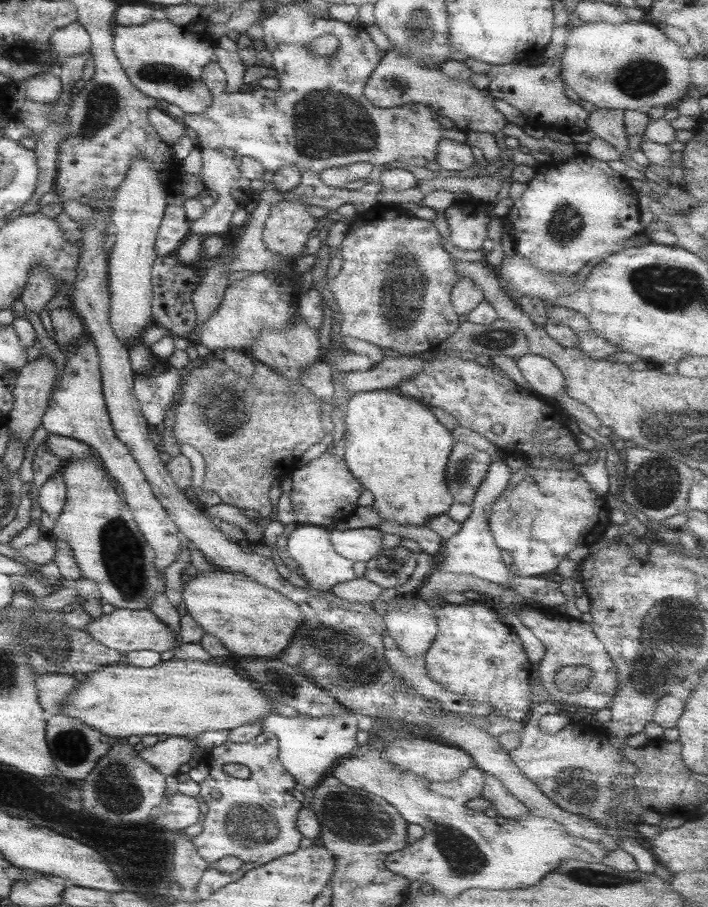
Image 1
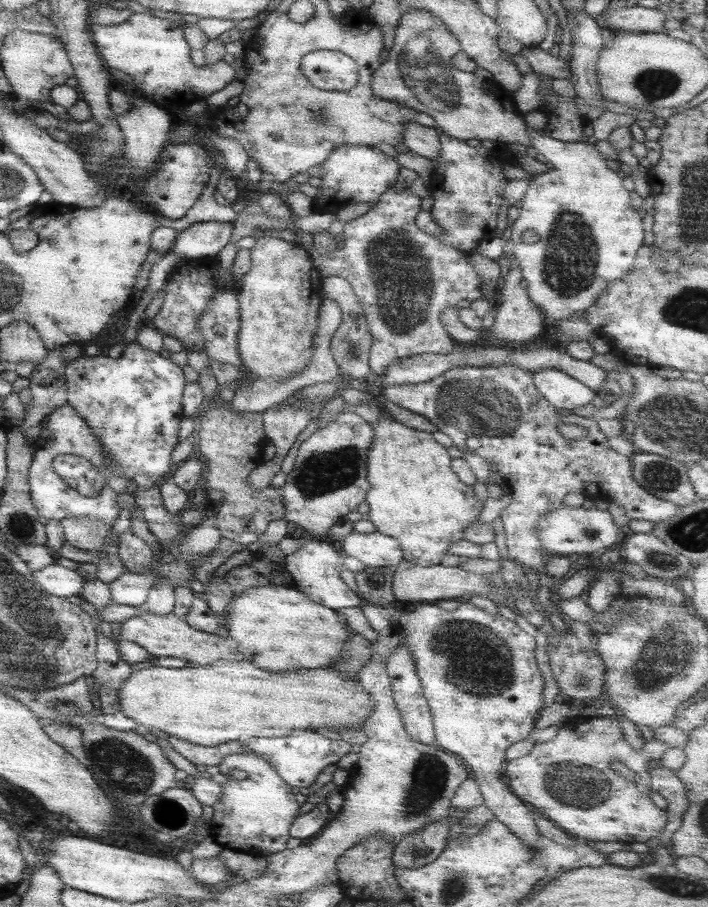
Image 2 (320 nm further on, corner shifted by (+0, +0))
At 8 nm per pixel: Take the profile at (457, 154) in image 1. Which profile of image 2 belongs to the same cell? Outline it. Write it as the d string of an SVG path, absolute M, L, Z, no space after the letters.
M407 122L403 126L402 142L408 151L427 158L427 160L432 161L433 158L439 156L439 135L434 128L420 126L415 122Z

